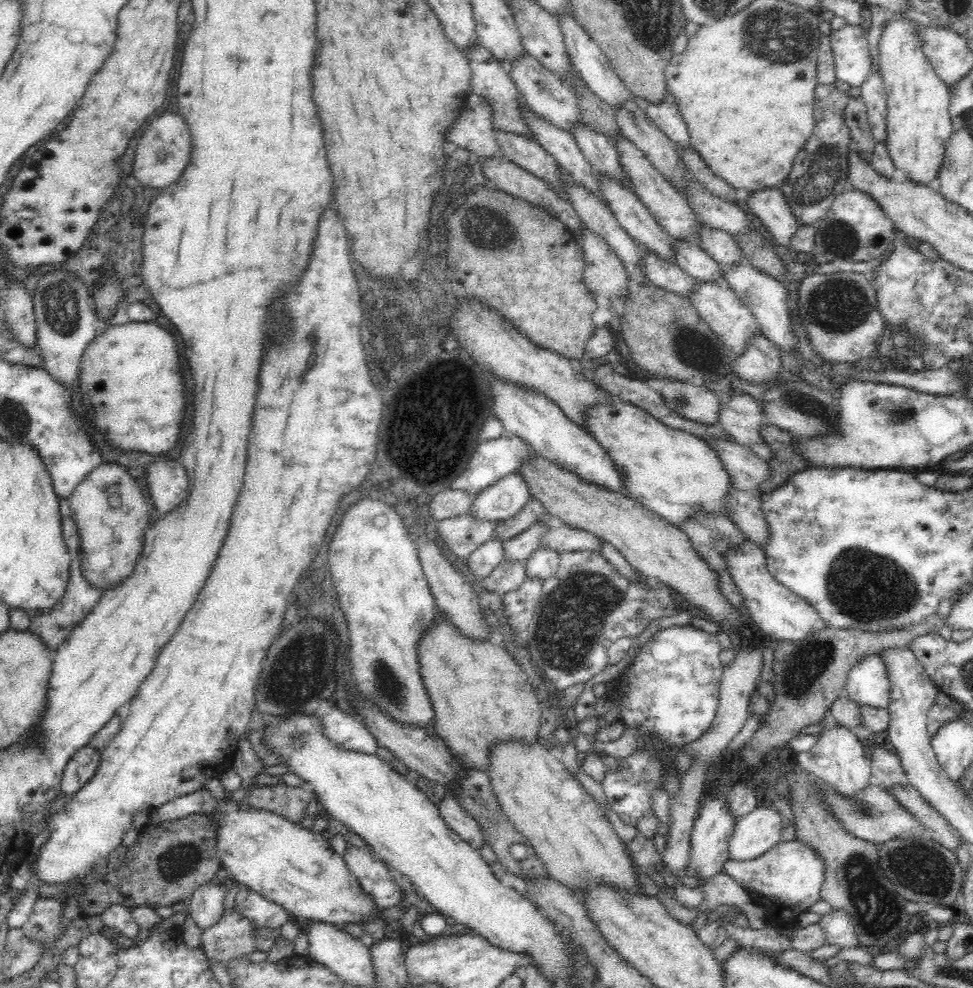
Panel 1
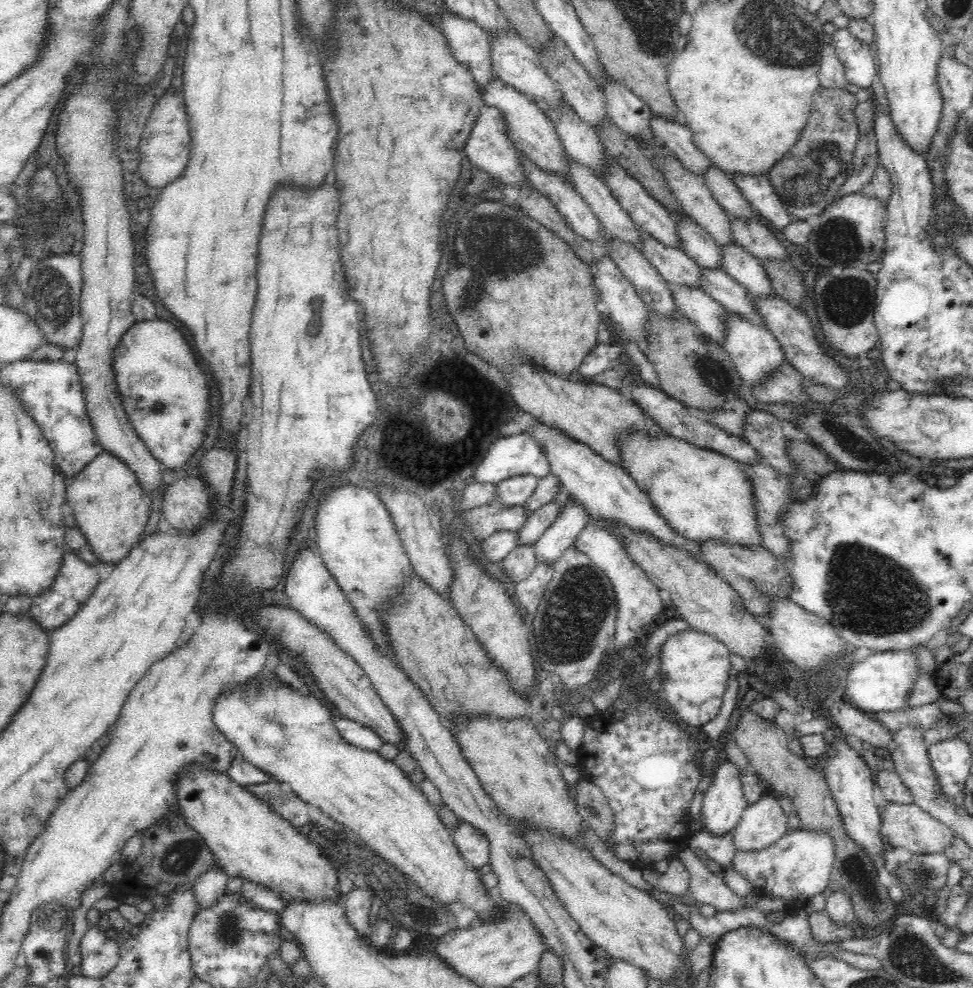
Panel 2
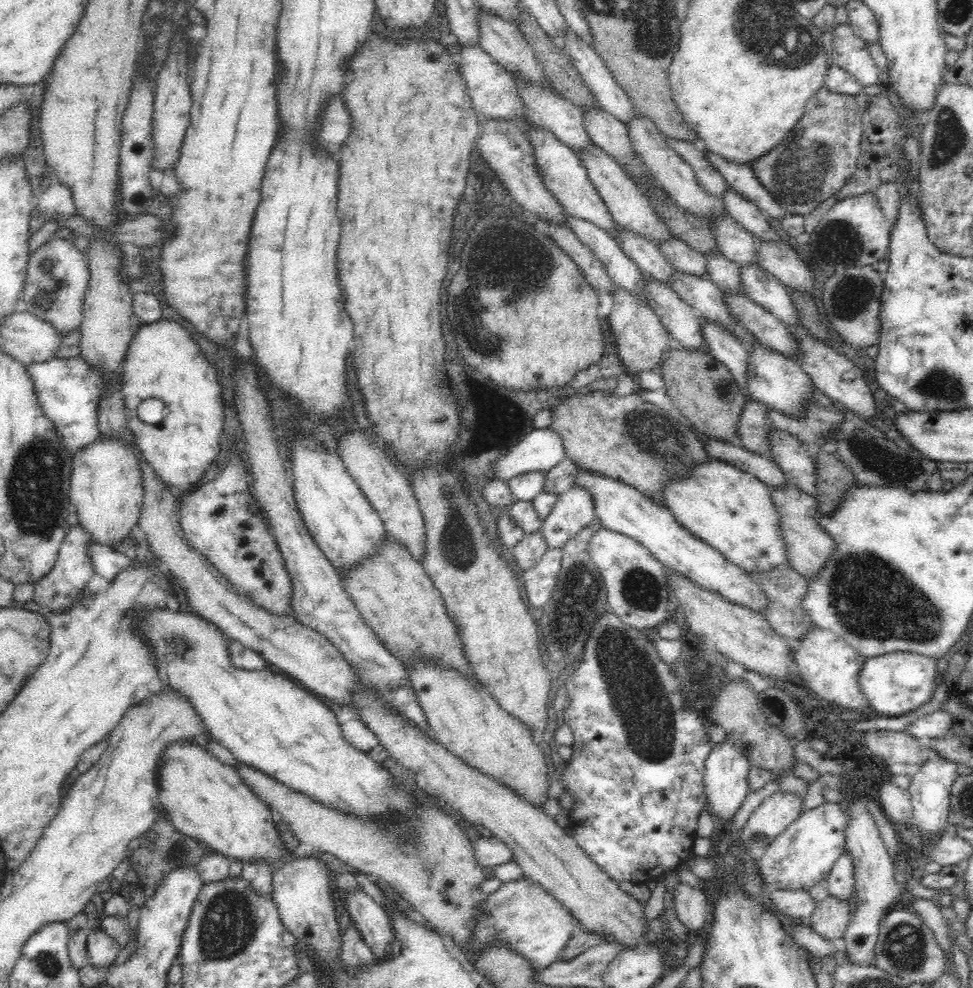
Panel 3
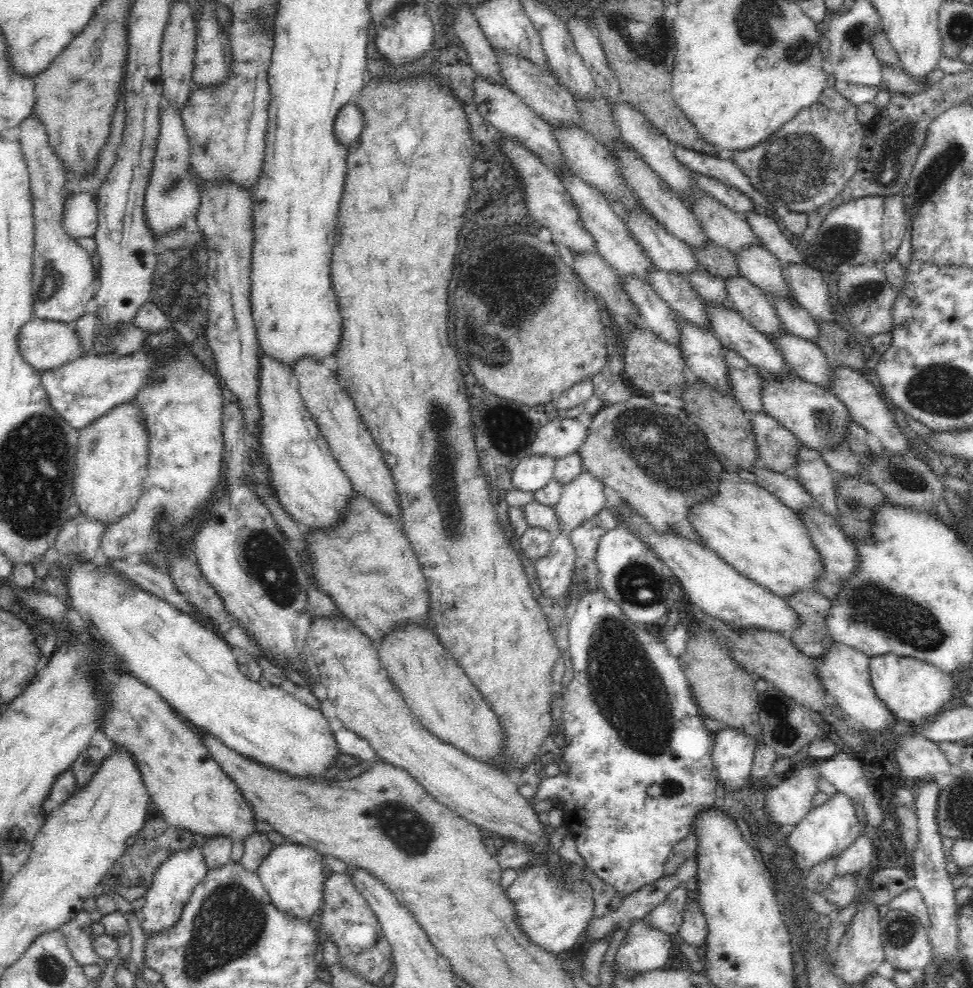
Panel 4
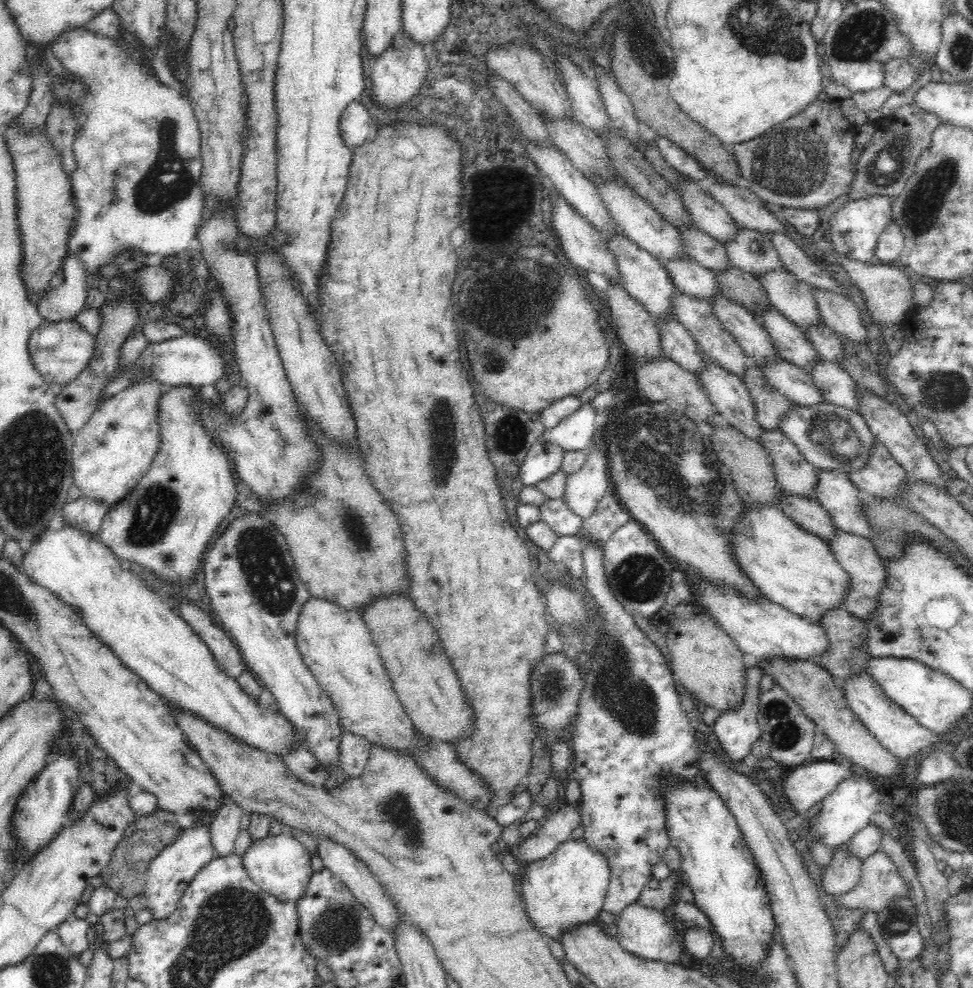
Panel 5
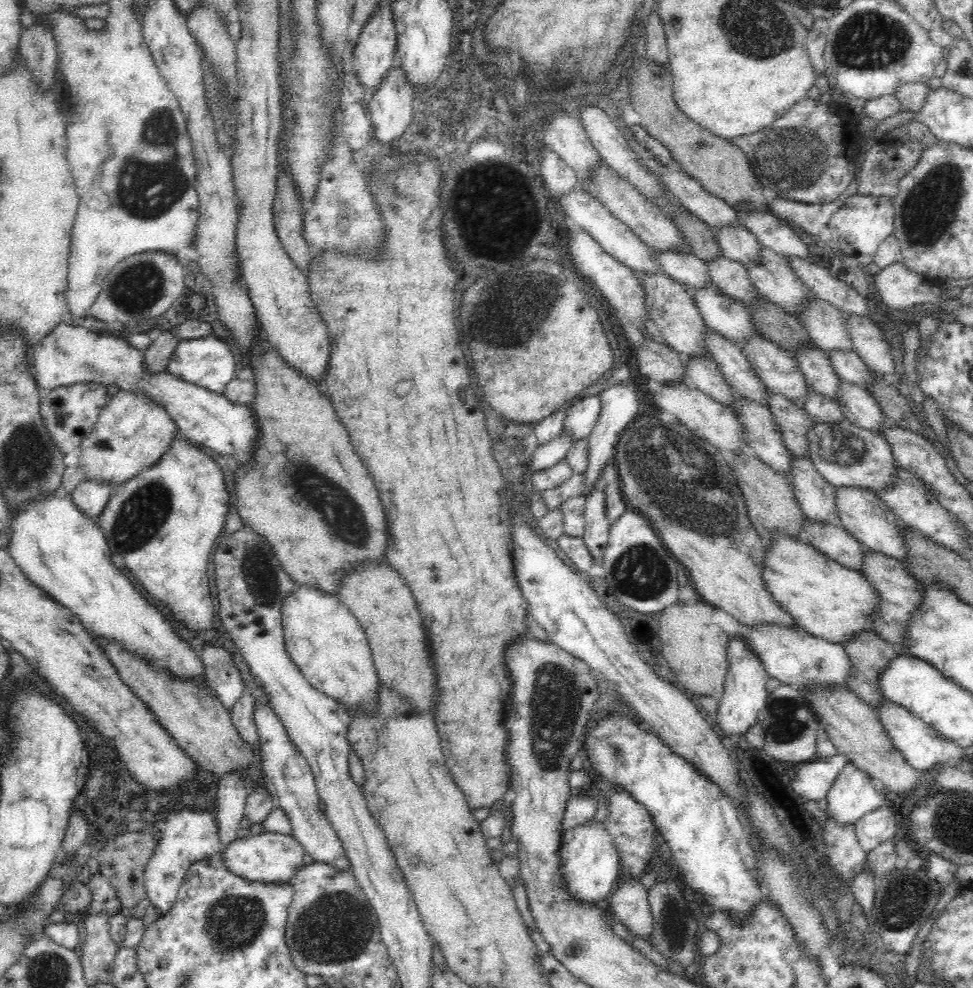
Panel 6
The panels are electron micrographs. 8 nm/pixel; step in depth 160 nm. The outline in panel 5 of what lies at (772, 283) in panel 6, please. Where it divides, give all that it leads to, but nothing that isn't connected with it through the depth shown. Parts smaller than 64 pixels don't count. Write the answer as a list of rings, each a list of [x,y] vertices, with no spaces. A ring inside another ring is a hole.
[[[740,227],[734,240],[725,244],[732,267],[756,278],[785,269],[767,234]]]

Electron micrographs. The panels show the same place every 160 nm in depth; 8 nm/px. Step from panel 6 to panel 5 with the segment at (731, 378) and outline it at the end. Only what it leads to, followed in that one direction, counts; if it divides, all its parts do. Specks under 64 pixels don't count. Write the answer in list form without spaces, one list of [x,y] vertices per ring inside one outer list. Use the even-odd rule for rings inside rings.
[[[676,291],[671,301],[673,304],[673,314],[676,314],[676,320],[689,330],[689,333],[696,340],[698,350],[703,353],[706,360],[718,363],[720,367],[734,373],[734,375],[740,377],[740,380],[743,380],[743,374],[750,363],[742,352],[740,345],[735,341],[735,338],[714,315],[712,306],[706,303],[706,301],[688,297],[682,291]]]

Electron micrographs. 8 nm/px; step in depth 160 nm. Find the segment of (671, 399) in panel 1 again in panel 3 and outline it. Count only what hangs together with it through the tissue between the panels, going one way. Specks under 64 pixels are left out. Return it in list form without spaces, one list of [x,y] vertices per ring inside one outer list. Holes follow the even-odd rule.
[[[750,398],[744,405],[739,420],[738,441],[750,452],[773,458],[769,443],[769,432],[767,426],[768,407]]]

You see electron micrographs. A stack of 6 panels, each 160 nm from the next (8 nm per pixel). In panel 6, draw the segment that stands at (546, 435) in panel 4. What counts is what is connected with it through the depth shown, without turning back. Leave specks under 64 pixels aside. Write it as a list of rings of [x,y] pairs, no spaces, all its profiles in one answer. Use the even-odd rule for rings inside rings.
[[[586,395],[579,401],[575,400],[567,410],[563,428],[572,435],[574,441],[586,438],[597,425],[600,413],[600,395]]]

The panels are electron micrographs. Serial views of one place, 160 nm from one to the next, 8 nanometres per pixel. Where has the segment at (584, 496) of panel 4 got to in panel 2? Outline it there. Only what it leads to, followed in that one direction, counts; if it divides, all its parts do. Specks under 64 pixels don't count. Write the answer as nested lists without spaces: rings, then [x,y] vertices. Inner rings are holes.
[[[571,495],[560,508],[554,523],[538,538],[536,544],[536,559],[538,563],[553,565],[574,542],[580,532],[591,523],[590,514]]]

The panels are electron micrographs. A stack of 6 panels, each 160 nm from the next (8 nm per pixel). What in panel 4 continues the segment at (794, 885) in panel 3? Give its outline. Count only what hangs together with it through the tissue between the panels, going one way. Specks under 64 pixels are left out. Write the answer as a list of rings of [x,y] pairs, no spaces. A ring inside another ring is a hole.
[[[836,791],[833,796],[824,802],[822,806],[812,808],[810,812],[794,826],[788,837],[788,846],[792,848],[794,856],[794,872],[808,872],[809,869],[826,860],[826,858],[835,858],[843,850],[846,850],[854,839],[860,835],[860,823],[856,802],[846,797],[846,794]]]

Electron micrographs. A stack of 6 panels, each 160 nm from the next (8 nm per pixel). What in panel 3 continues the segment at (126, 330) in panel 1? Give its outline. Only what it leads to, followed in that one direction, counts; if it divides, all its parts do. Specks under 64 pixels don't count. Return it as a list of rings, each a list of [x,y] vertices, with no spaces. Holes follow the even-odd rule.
[[[160,319],[157,320],[156,322],[153,322],[152,324],[145,324],[145,325],[140,325],[138,327],[137,333],[134,335],[134,338],[130,341],[129,344],[129,349],[126,351],[126,356],[124,357],[124,360],[121,362],[121,368],[122,373],[121,373],[121,395],[122,398],[124,399],[124,406],[126,407],[126,417],[128,417],[128,428],[130,429],[130,431],[132,431],[132,434],[135,436],[135,442],[137,444],[137,447],[140,449],[140,452],[142,453],[142,457],[144,457],[144,461],[146,461],[146,463],[148,463],[148,465],[150,465],[150,468],[154,469],[154,474],[158,475],[158,477],[160,477],[160,483],[164,483],[164,485],[166,485],[166,487],[168,487],[170,489],[171,492],[171,488],[179,488],[180,494],[184,494],[186,491],[190,491],[192,488],[196,488],[196,486],[198,486],[199,481],[204,478],[206,472],[208,472],[208,468],[210,469],[210,466],[212,465],[212,462],[214,463],[217,458],[219,458],[221,456],[221,434],[223,431],[223,426],[225,423],[225,407],[224,407],[224,400],[222,399],[222,392],[220,391],[220,384],[218,383],[218,379],[217,379],[217,374],[216,374],[216,369],[213,366],[210,366],[210,364],[208,364],[208,360],[206,360],[206,357],[204,356],[204,354],[202,354],[202,352],[200,352],[200,347],[198,346],[198,344],[192,339],[192,337],[190,336],[190,334],[188,333],[188,331],[186,331],[185,328],[183,328],[180,324],[176,324],[176,322],[169,320],[169,319]],[[148,398],[158,398],[160,399],[163,403],[164,403],[164,410],[162,410],[162,420],[159,423],[156,424],[148,424],[148,423],[144,423],[140,420],[140,418],[138,417],[138,413],[136,413],[138,405],[143,401],[143,400],[148,400]]]

